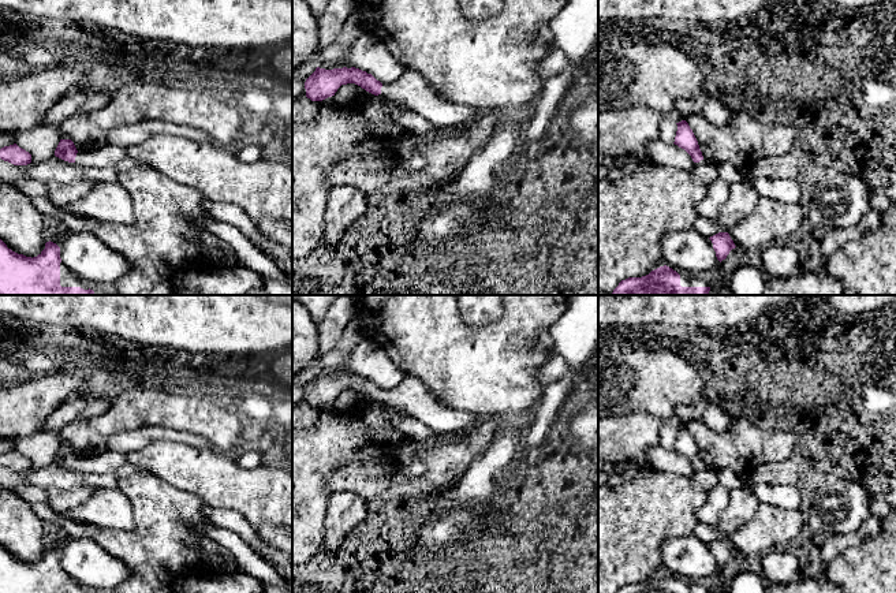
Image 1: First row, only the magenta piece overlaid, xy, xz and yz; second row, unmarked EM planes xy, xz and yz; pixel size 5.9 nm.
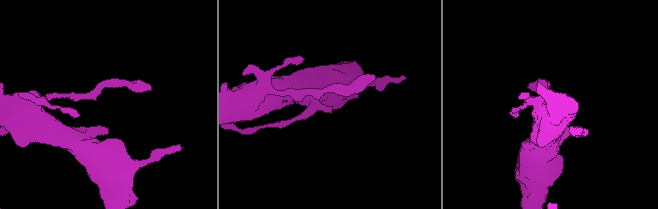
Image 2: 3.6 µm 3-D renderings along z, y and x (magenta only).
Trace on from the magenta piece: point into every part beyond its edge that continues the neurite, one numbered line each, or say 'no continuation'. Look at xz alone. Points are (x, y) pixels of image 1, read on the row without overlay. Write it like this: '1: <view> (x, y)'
1: xz (411, 396)

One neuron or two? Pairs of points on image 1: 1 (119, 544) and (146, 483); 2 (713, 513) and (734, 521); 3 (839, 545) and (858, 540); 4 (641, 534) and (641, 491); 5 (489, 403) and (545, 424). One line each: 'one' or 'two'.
1: one
2: two
3: one
4: one
5: two

